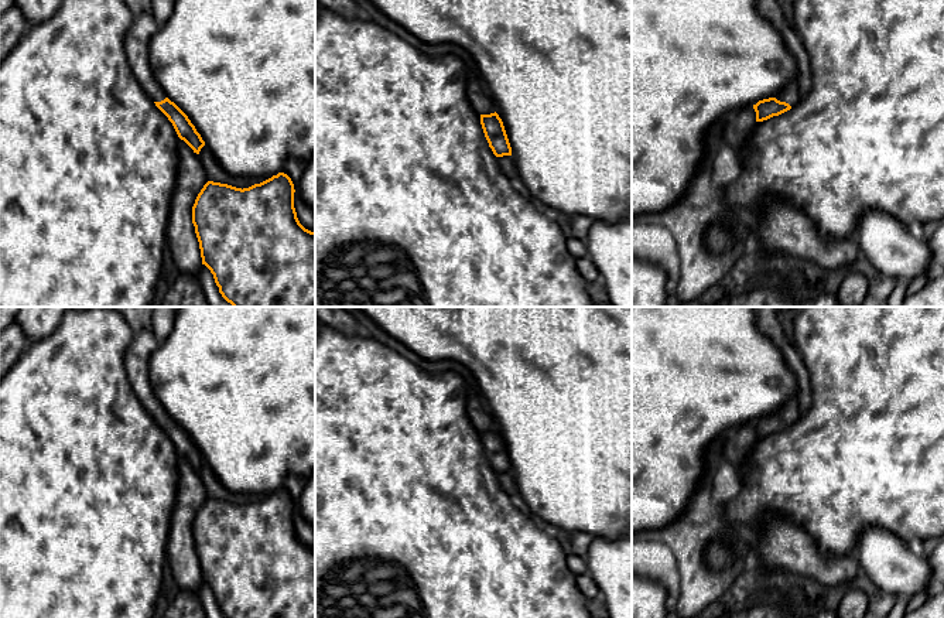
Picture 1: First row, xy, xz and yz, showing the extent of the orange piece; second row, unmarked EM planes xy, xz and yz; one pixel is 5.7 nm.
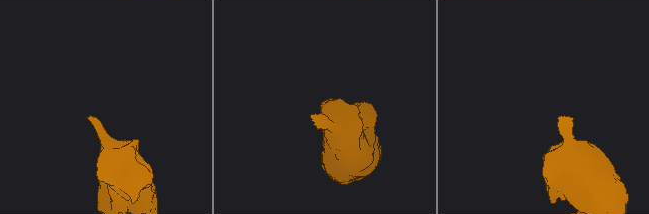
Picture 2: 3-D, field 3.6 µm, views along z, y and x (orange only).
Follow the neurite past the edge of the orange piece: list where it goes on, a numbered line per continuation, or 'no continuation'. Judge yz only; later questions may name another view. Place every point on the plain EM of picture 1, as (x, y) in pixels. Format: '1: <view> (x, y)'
1: yz (789, 410)

